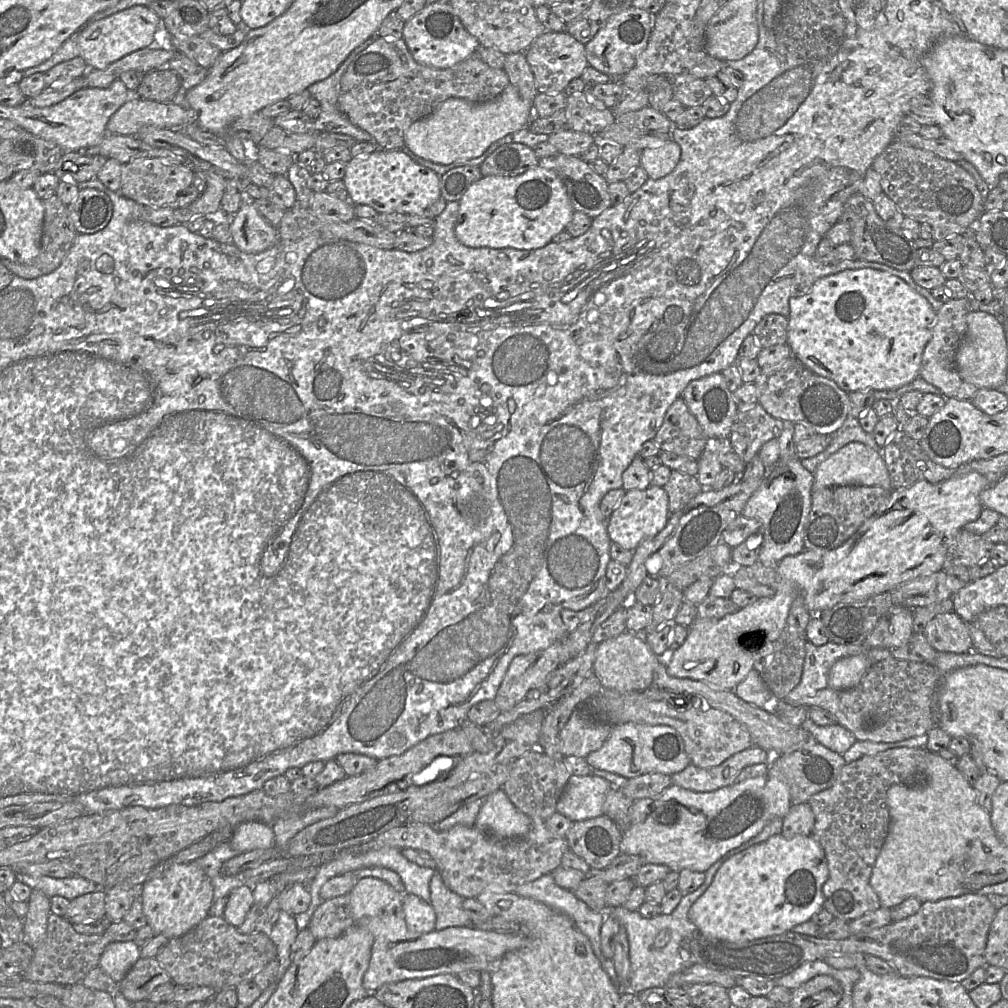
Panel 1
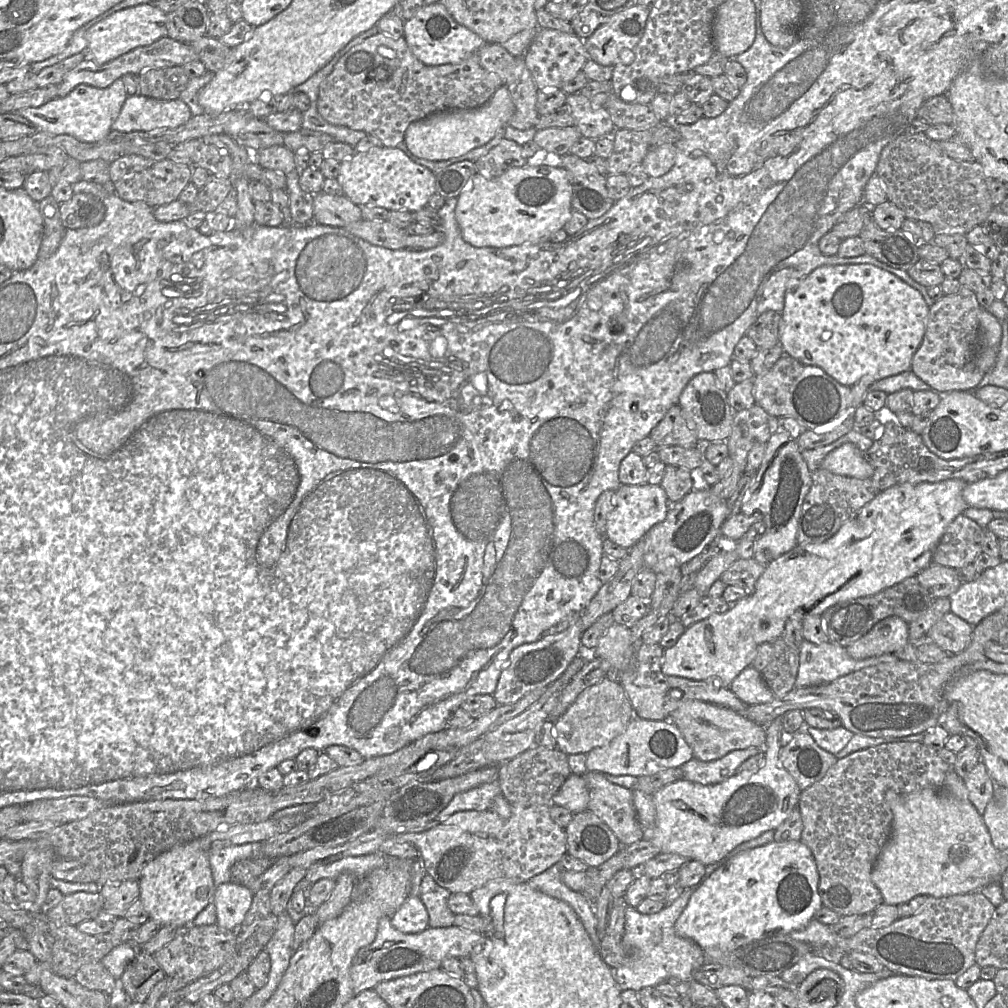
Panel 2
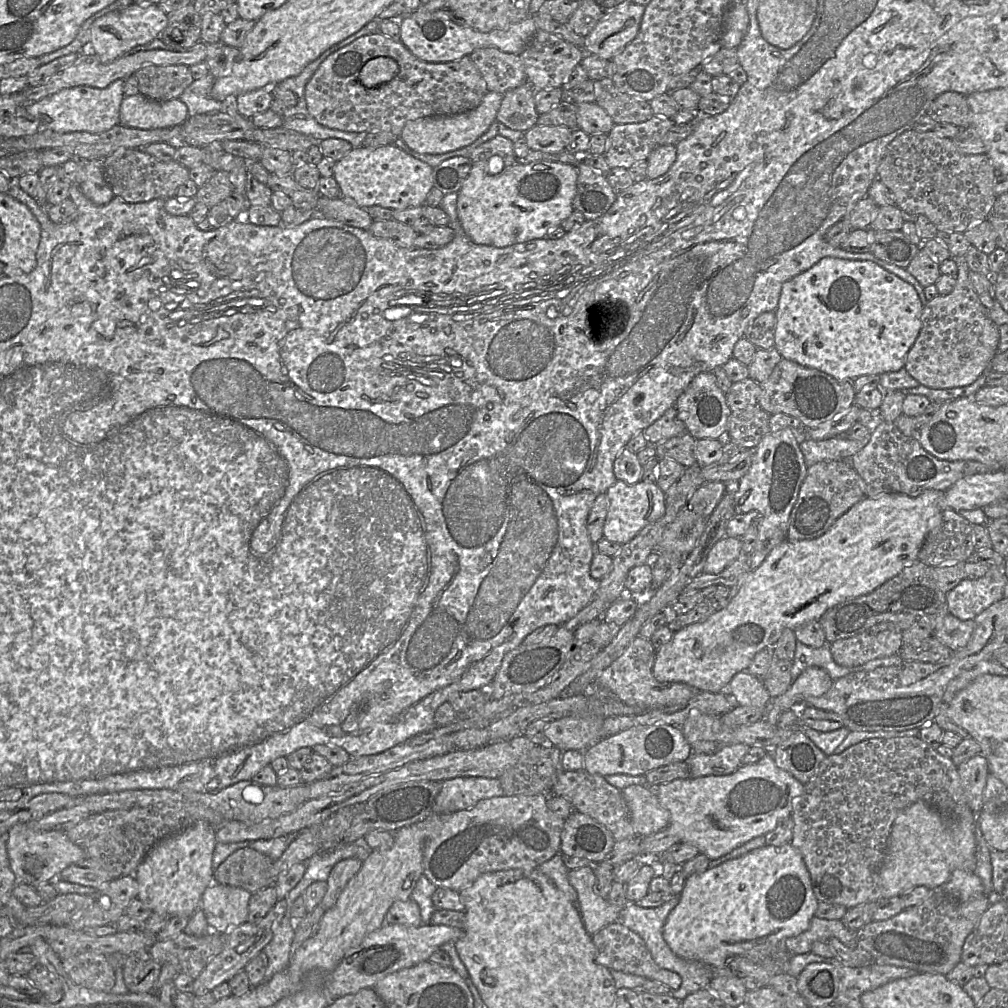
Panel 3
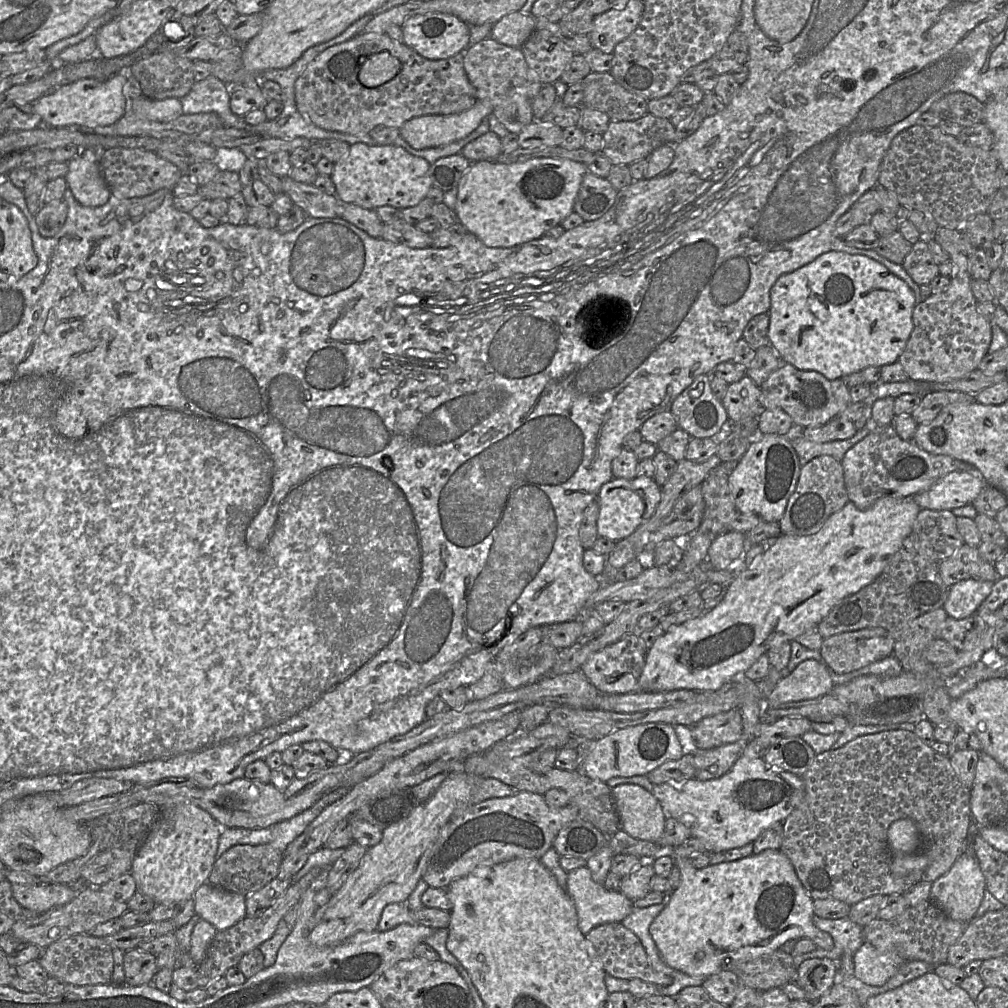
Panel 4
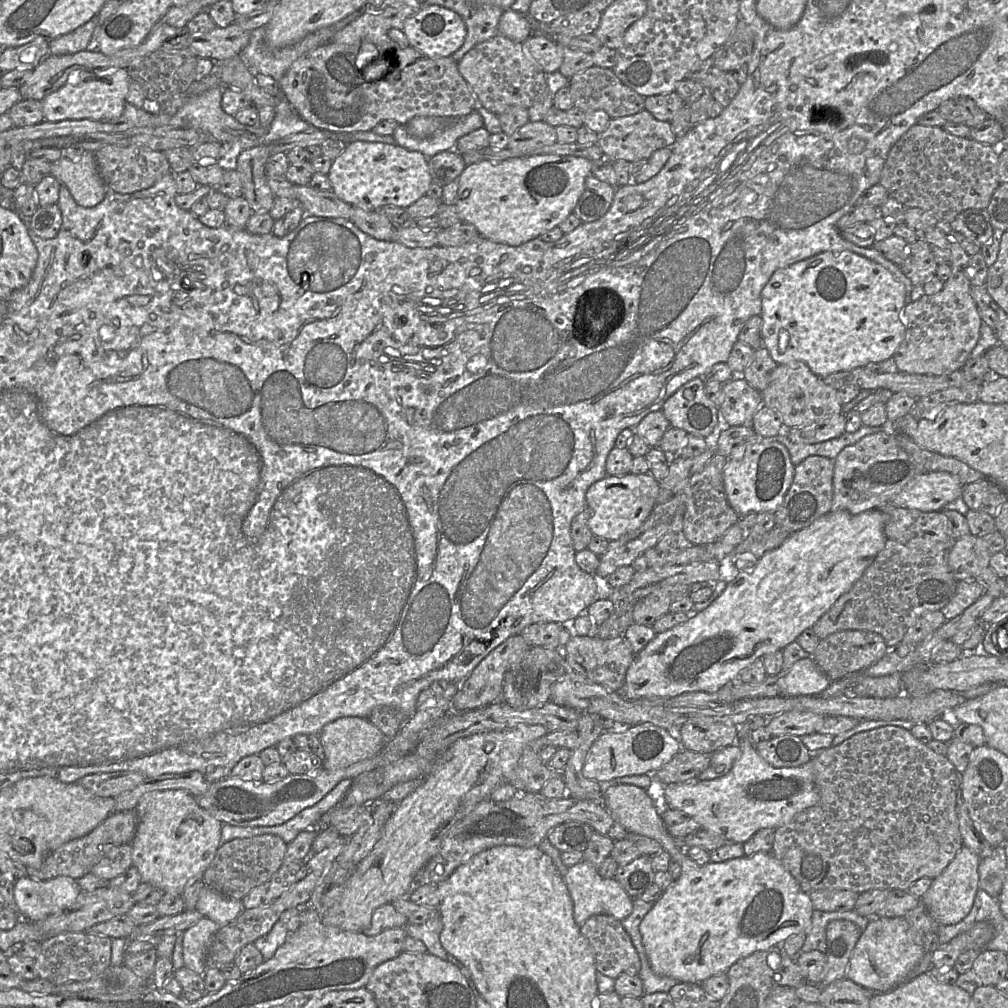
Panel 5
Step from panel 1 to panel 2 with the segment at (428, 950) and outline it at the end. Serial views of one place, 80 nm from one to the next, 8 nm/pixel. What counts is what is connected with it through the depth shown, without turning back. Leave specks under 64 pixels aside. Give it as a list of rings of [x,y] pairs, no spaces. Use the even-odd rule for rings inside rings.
[[[384,916],[378,923],[374,941],[361,948],[350,968],[350,979],[355,995],[375,989],[375,987],[388,980],[410,976],[420,972],[439,969],[446,957],[469,957],[476,946],[481,946],[487,939],[487,934],[480,934],[460,927],[445,928],[428,927],[421,933],[407,934],[399,931],[391,924],[391,916]]]

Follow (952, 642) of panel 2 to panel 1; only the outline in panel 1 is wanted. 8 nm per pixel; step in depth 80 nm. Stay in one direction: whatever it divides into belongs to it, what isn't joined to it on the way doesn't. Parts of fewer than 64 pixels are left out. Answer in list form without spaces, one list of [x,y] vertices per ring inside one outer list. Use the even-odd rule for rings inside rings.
[[[954,611],[936,616],[924,636],[937,652],[963,654],[973,649],[968,624]]]

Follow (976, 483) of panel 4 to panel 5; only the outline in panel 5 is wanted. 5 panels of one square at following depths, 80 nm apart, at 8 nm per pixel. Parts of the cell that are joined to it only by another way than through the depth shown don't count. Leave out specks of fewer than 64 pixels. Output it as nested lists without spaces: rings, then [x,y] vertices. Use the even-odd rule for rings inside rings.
[[[948,472],[922,473],[913,478],[898,494],[893,496],[891,504],[906,509],[924,512],[942,511],[946,504],[961,497],[964,484],[957,476]]]

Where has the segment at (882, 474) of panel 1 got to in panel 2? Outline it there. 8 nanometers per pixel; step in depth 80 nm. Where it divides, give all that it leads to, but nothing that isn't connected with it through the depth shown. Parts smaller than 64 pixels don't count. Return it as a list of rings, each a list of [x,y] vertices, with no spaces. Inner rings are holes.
[[[846,443],[831,451],[821,467],[837,475],[871,479],[874,469],[866,455],[855,445]]]

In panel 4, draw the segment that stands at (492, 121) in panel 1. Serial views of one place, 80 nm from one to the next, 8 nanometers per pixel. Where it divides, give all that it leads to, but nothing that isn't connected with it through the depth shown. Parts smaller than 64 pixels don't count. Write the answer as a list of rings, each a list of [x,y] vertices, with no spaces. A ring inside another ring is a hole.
[[[478,100],[473,107],[462,113],[452,115],[428,114],[414,117],[402,125],[399,135],[415,149],[445,146],[468,136],[480,125],[483,119],[493,112],[494,108],[489,100]]]

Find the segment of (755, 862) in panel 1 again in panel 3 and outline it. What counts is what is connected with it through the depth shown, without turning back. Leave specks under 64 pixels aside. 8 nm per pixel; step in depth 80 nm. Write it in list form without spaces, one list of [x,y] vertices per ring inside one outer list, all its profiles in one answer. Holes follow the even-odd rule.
[[[790,843],[781,846],[764,845],[686,878],[679,902],[669,913],[662,935],[677,956],[700,961],[711,967],[721,966],[727,958],[743,956],[746,951],[759,944],[777,944],[806,931],[818,902],[801,853]]]

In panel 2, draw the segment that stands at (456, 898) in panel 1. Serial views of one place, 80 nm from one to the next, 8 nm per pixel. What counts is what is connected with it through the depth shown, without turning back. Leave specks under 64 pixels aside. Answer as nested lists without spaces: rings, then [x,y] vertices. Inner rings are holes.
[[[428,874],[422,878],[420,899],[429,914],[429,927],[445,928],[454,926],[455,914],[448,907],[451,892],[436,883]]]

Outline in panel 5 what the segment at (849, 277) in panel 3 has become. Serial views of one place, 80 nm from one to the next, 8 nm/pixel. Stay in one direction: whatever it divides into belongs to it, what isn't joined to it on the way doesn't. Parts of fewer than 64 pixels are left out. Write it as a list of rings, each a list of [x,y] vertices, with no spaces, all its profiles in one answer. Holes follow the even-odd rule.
[[[848,250],[823,251],[797,261],[787,267],[777,269],[763,287],[761,292],[763,347],[768,349],[776,363],[802,363],[808,366],[810,370],[821,379],[836,372],[850,371],[855,368],[865,367],[870,362],[880,363],[893,357],[905,336],[906,327],[903,319],[903,309],[906,304],[906,290],[904,285],[882,265]]]

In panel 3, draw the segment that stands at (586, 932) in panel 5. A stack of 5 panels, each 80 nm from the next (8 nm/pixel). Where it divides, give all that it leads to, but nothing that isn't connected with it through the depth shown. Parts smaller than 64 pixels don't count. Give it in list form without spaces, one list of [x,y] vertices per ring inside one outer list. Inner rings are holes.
[[[616,921],[605,926],[591,935],[591,939],[597,950],[599,962],[608,969],[659,981],[672,990],[680,987],[681,977],[673,971],[660,968],[653,960],[643,939],[637,933],[624,926],[622,922]]]

